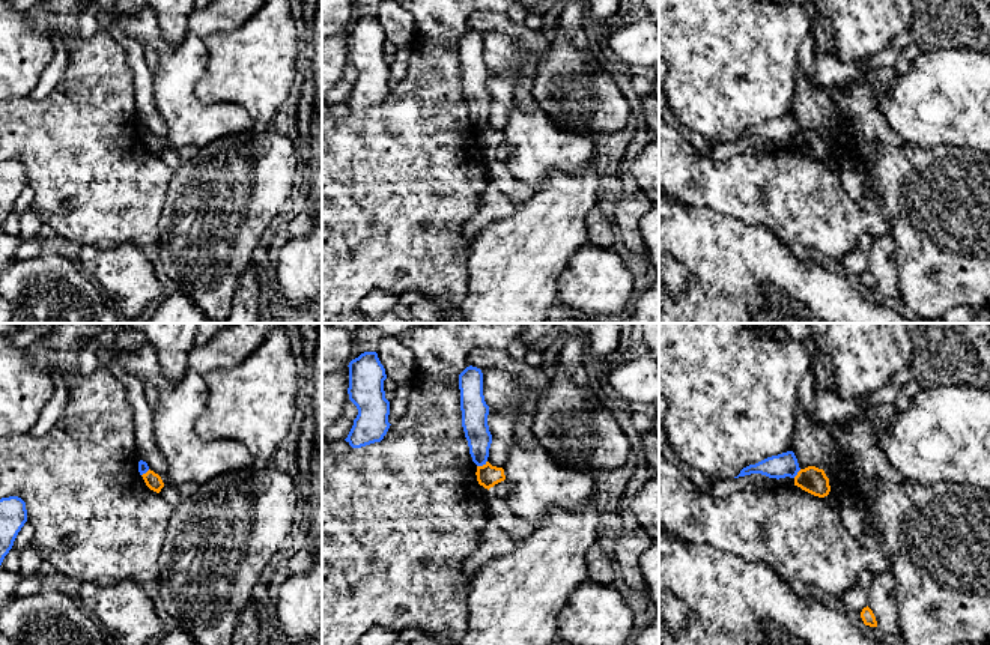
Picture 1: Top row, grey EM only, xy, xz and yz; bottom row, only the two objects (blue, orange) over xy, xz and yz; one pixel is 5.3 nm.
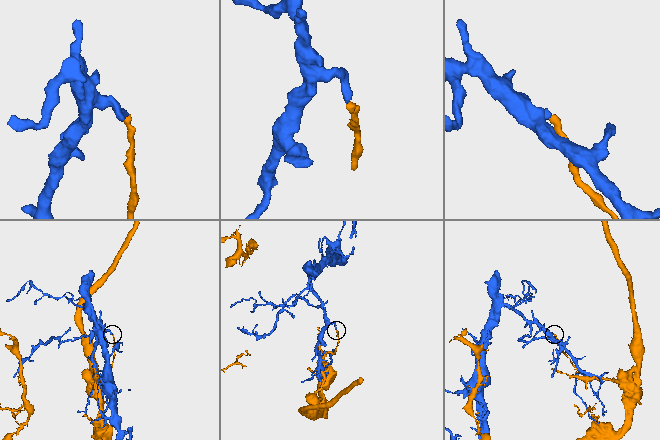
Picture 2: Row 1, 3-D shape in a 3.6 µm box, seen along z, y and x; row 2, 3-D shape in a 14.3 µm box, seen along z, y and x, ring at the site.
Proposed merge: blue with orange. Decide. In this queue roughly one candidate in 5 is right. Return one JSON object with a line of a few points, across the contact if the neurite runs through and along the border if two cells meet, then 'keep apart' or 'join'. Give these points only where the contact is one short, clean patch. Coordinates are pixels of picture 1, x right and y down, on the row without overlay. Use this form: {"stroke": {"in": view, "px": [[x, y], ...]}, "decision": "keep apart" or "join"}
{"stroke": {"in": "xz", "px": [[486, 124], [477, 130]]}, "decision": "keep apart"}

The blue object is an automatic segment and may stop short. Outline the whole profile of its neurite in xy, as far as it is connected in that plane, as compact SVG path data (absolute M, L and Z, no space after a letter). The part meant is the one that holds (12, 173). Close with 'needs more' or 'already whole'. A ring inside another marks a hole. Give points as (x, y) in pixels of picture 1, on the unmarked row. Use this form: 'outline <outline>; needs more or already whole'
outline M18 159L0 162L0 229L27 185L26 165Z; already whole

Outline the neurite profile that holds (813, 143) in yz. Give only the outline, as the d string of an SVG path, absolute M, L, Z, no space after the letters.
M815 129L800 132L794 140L794 149L818 161L824 161L831 155L829 141L823 132Z

